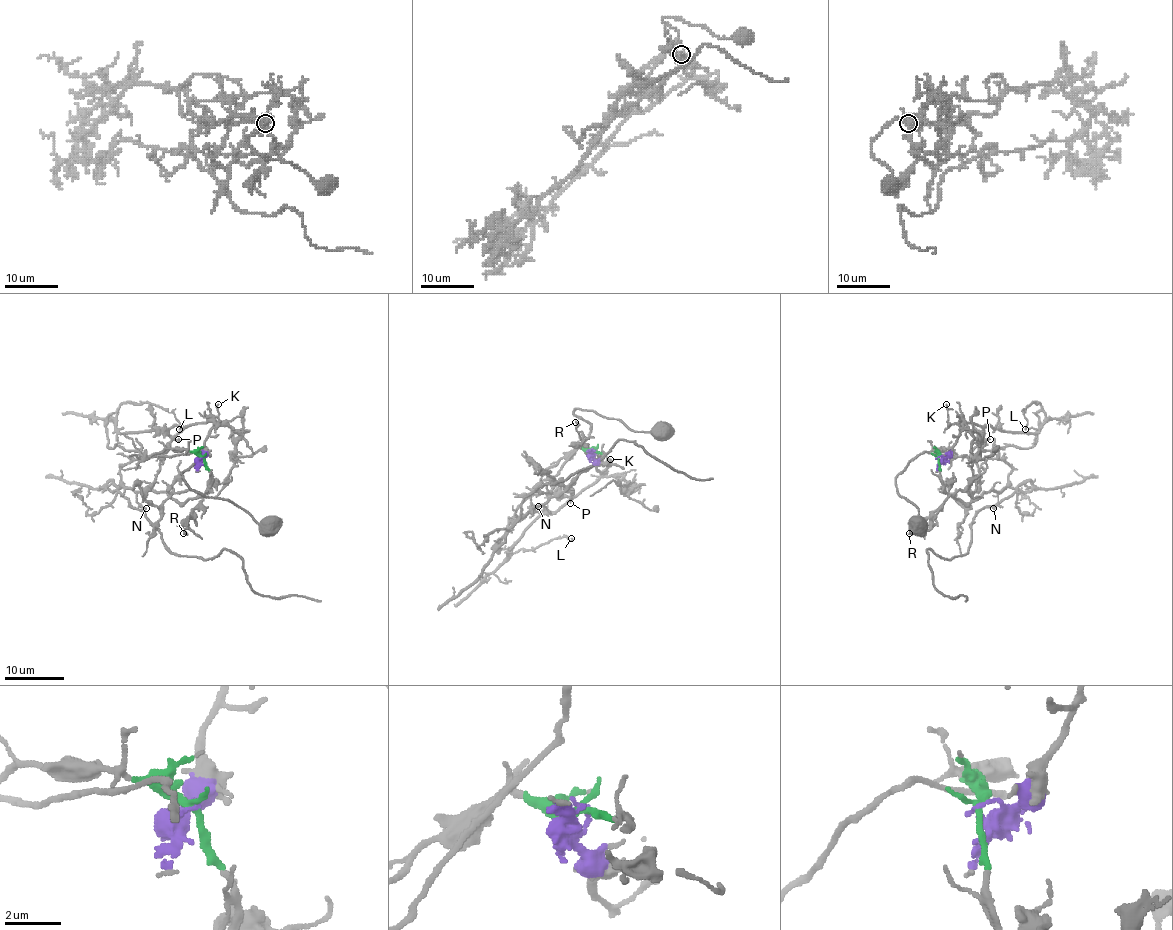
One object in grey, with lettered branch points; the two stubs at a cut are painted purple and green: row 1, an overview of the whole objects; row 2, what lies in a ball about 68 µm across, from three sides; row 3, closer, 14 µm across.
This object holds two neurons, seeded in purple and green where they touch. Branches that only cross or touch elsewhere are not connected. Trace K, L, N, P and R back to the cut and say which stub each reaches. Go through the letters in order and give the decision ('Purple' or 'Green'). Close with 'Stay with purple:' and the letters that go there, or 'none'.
K: Purple
L: Purple
N: Green
P: Purple
R: Green
Stay with purple: K, L, P

